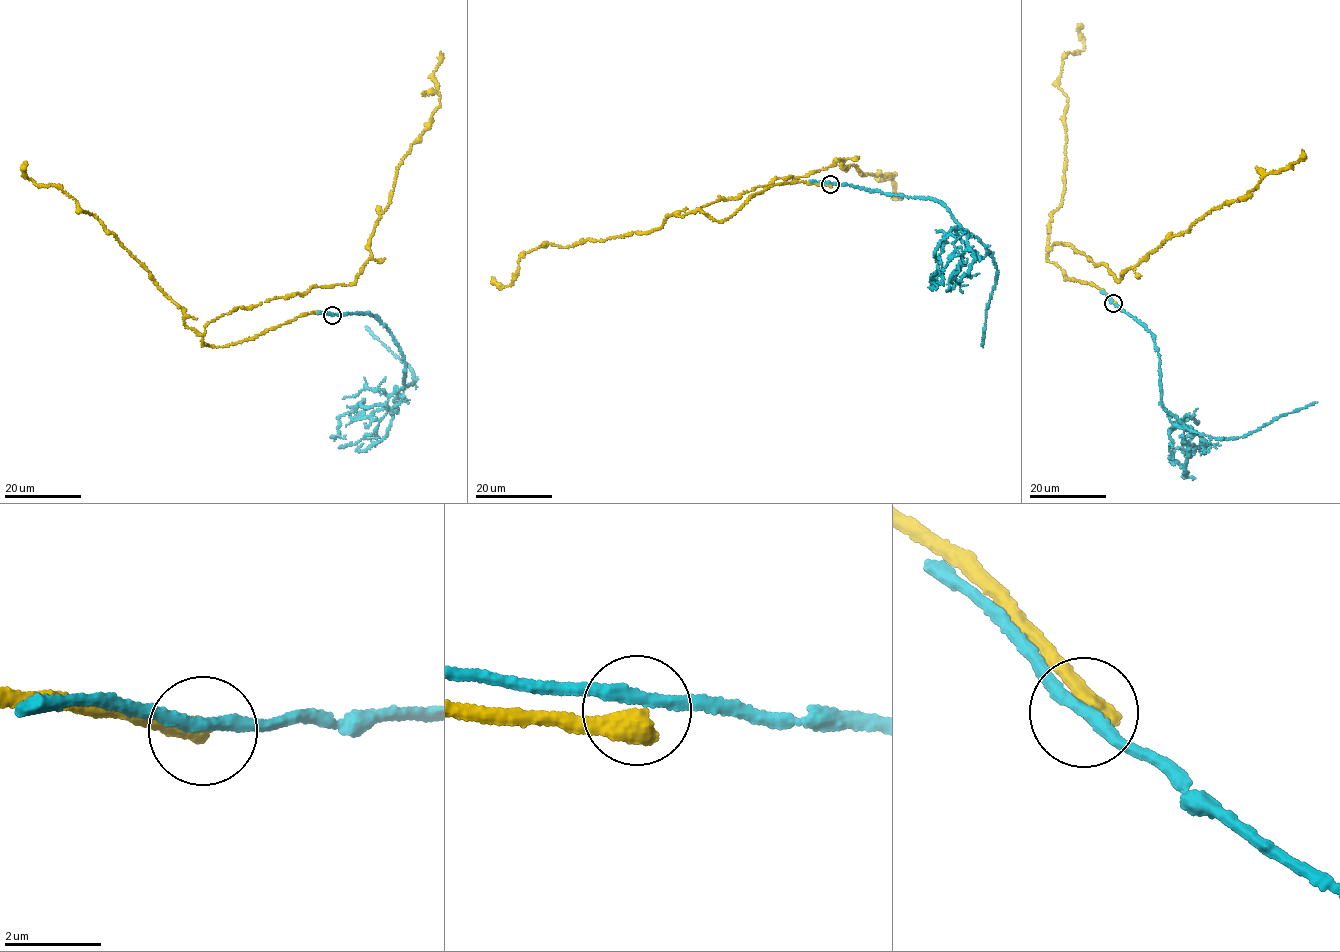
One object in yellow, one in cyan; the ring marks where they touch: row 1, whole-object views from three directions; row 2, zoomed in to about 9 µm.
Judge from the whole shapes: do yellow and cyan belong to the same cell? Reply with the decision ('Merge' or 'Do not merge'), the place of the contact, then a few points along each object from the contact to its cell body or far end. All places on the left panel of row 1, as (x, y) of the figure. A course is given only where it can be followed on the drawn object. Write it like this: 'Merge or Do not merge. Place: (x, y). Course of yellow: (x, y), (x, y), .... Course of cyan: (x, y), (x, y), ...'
Do not merge. Place: (332, 315). Course of yellow: (333, 315), (201, 343), (207, 323), (236, 308), (353, 283), (399, 165), (439, 106), (440, 52). Course of cyan: (333, 314), (373, 316), (402, 355), (403, 383), (408, 385), (413, 381), (408, 365), (366, 325)

